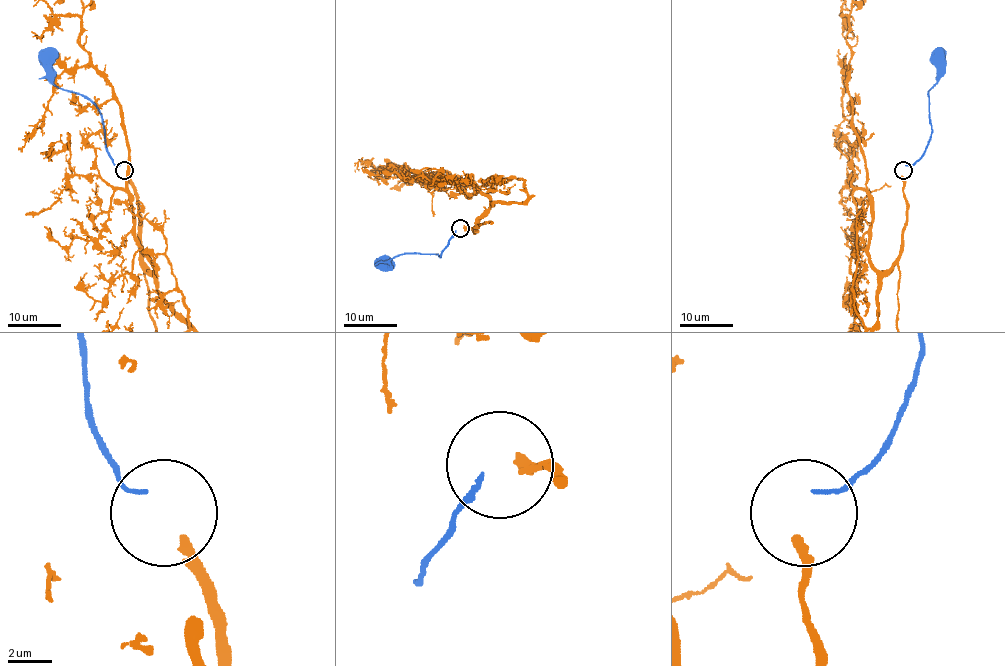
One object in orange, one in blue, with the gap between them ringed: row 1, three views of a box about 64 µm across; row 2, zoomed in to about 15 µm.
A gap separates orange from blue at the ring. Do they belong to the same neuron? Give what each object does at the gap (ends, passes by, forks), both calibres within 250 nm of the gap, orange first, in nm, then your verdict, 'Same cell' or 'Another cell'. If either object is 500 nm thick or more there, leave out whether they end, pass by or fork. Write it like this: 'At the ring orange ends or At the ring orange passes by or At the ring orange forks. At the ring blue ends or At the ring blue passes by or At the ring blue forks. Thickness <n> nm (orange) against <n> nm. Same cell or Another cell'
At the ring orange ends. At the ring blue ends. Thickness 420 nm (orange) against 200 nm. Another cell

